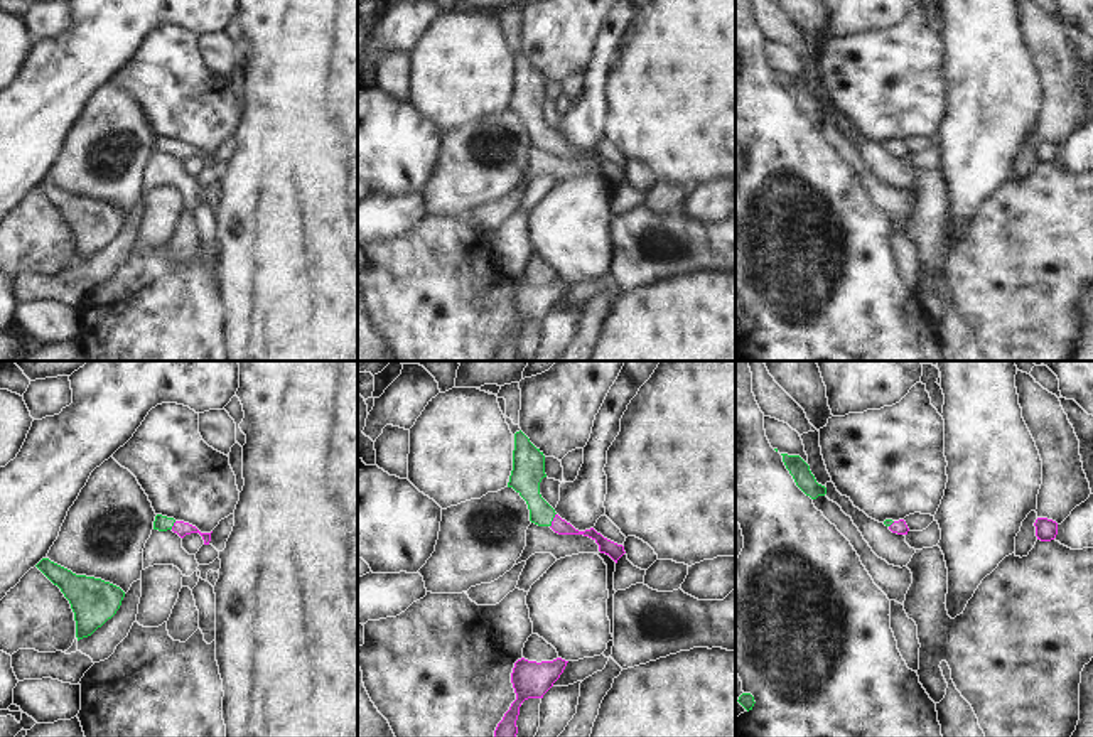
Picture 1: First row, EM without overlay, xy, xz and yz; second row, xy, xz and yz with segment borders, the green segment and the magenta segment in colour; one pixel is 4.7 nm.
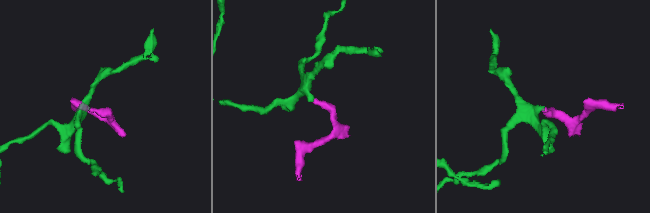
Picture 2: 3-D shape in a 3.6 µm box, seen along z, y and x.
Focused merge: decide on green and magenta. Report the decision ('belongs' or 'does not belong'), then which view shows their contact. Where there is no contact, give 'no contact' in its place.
belongs | xz

